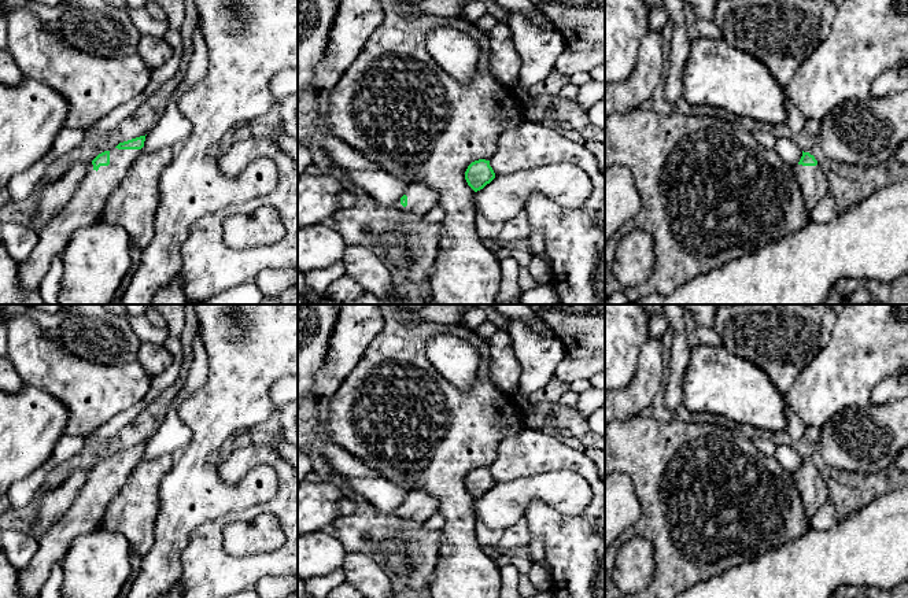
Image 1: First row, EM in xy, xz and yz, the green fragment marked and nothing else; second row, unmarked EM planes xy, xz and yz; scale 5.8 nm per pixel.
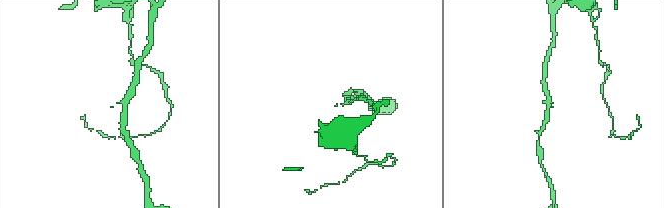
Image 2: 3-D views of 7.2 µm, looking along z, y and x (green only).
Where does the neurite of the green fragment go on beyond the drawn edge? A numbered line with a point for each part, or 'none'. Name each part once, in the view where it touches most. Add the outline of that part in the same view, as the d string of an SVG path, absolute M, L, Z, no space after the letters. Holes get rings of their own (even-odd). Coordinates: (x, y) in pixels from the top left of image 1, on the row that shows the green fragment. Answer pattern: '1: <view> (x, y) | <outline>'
1: xy (84, 209) | M111 148L108 166L100 166L96 171L92 162L88 165L86 176L78 184L71 200L59 215L38 232L36 247L19 263L19 283L25 291L38 289L53 258L63 252L75 230L100 219L108 196L140 155L141 150Z

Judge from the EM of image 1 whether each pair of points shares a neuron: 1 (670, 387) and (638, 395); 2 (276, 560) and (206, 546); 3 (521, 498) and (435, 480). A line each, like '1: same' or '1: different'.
1: different
2: same
3: different

